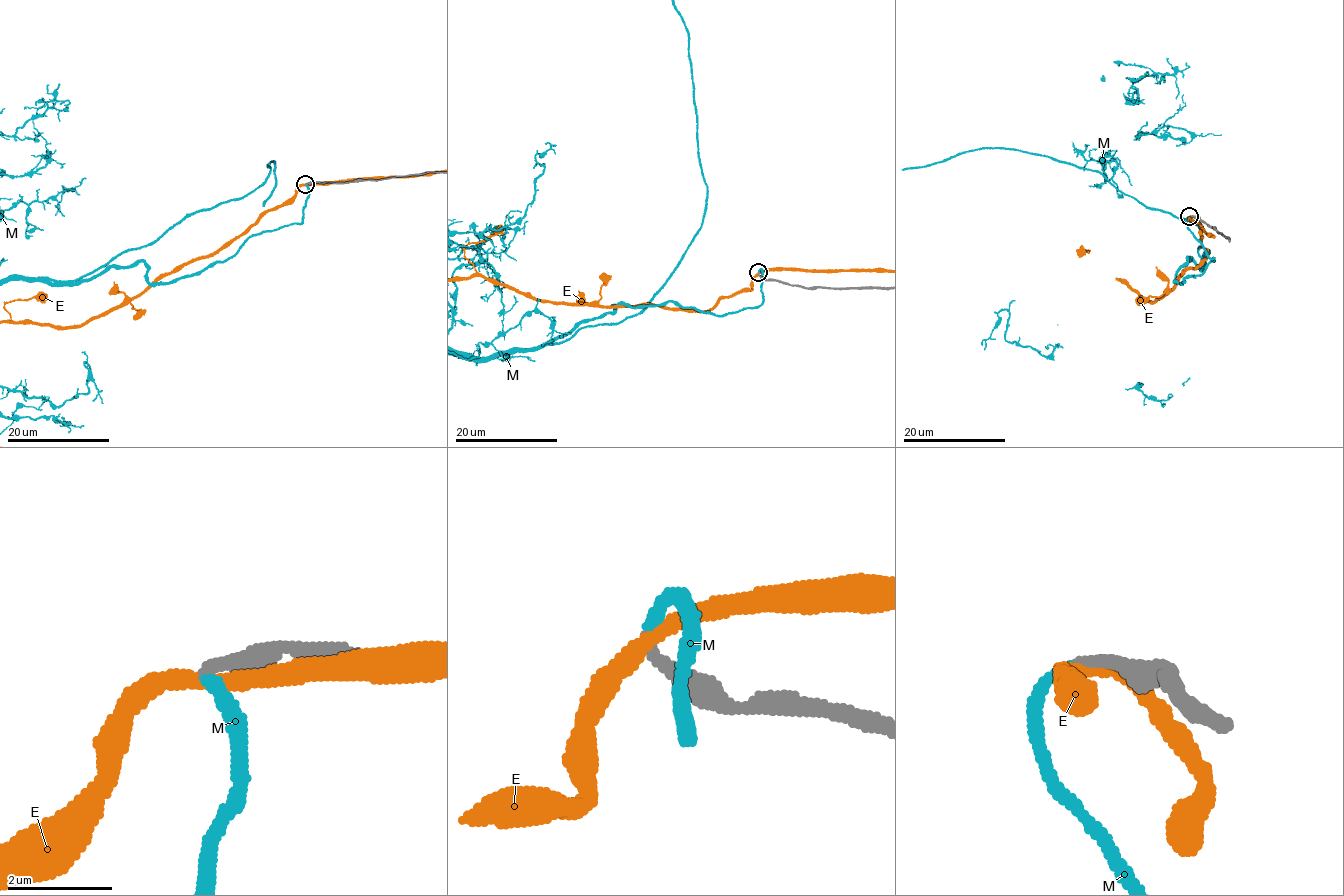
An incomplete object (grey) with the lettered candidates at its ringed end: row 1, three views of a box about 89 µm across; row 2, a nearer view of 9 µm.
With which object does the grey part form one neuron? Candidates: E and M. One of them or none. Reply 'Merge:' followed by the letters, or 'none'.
Merge: M

